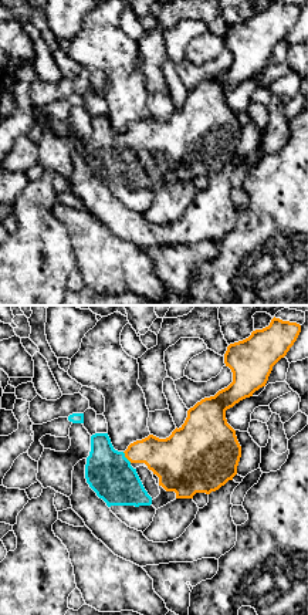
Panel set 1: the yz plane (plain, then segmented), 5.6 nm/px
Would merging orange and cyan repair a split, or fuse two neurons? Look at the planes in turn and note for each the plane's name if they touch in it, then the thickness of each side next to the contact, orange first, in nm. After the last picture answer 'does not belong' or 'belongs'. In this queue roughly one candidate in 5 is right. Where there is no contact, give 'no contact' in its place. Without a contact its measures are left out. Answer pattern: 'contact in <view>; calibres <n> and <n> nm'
contact in yz; calibres 240 and 260 nm

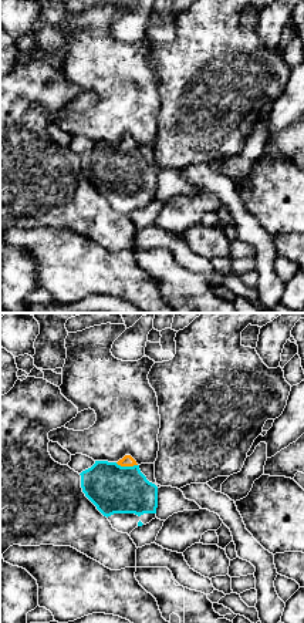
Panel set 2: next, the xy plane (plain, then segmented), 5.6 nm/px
contact in xy; calibres 60 and 280 nm

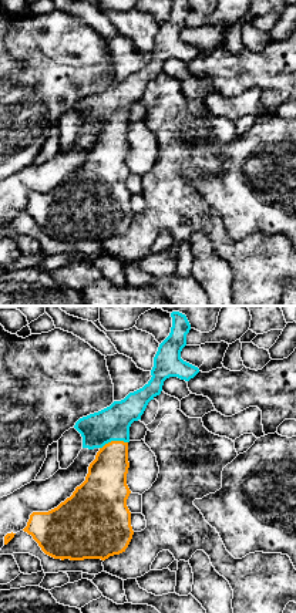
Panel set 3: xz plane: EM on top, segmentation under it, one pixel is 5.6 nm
contact in xz; calibres 240 and 190 nm

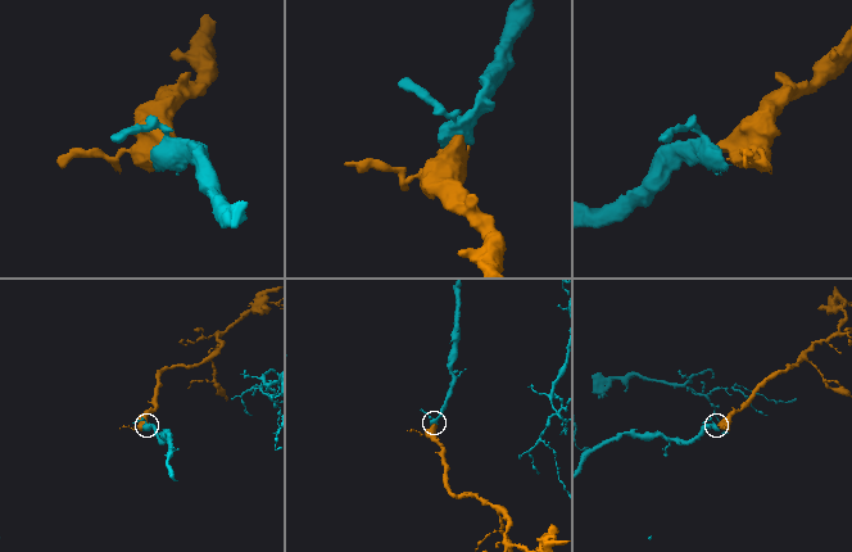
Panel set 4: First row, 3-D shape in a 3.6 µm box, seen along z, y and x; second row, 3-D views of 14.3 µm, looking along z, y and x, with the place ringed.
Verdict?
belongs

